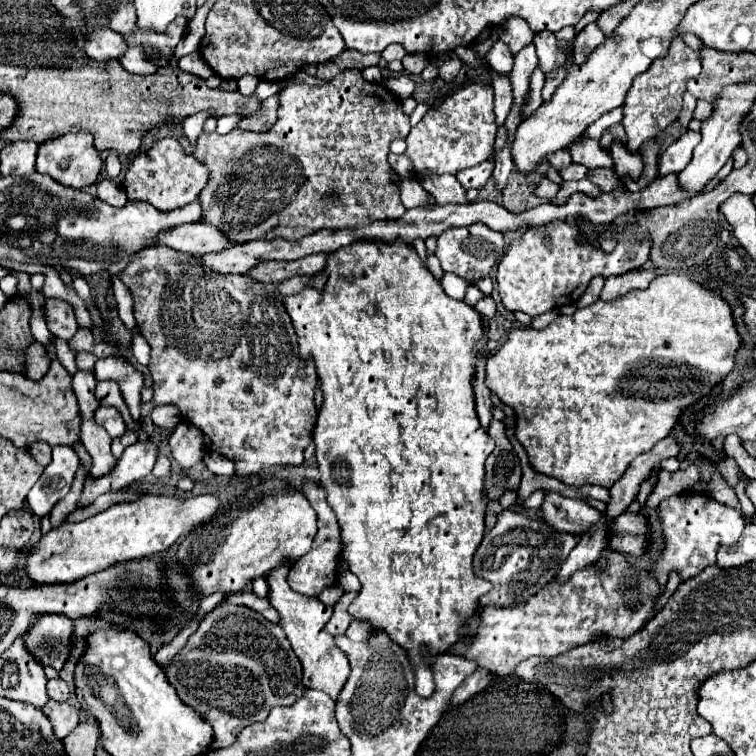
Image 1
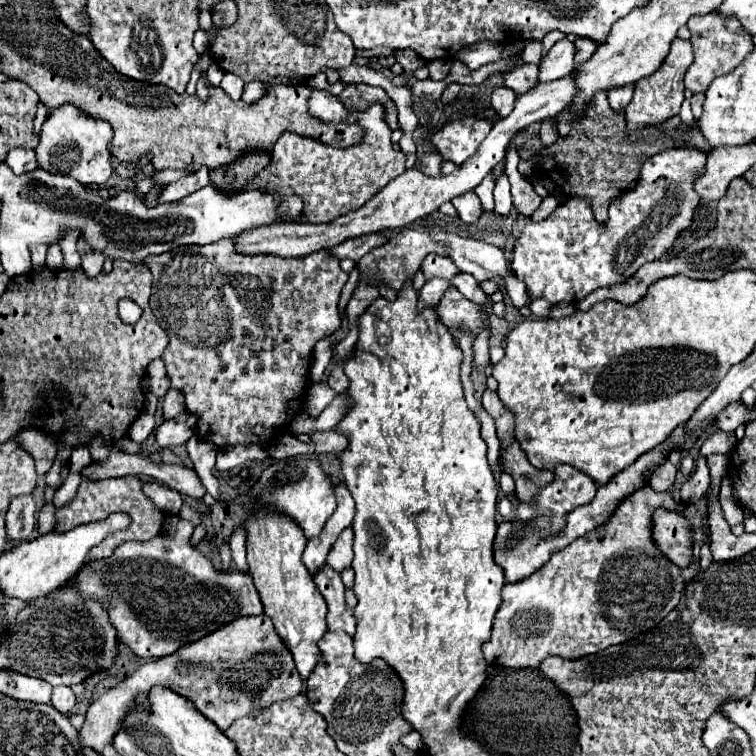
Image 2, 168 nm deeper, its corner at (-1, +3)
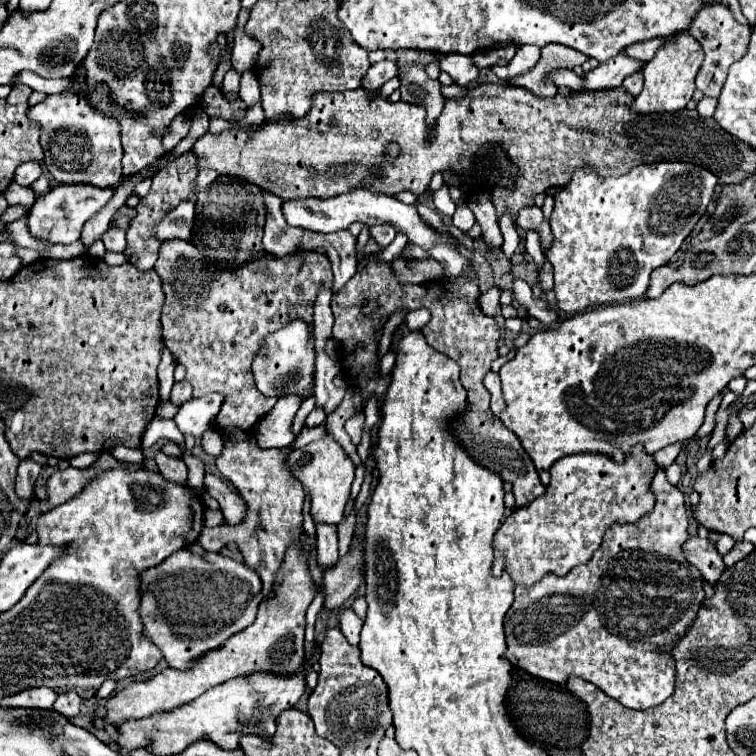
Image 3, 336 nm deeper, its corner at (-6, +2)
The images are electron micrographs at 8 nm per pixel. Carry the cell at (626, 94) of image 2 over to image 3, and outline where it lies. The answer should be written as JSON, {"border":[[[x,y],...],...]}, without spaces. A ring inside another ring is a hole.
{"border":[[[637,72],[637,74],[629,76],[629,78],[625,78],[625,80],[623,80],[623,86],[627,88],[629,94],[637,96],[637,94],[643,90],[643,76],[641,76],[641,72]]]}

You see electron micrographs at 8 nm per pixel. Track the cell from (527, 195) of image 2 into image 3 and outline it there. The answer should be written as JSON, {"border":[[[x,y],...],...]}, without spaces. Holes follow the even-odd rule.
{"border":[[[531,206],[531,208],[523,208],[517,216],[517,226],[523,230],[535,230],[539,232],[539,240],[541,240],[541,250],[545,252],[545,248],[549,248],[549,244],[553,244],[553,234],[549,228],[547,218],[543,216],[541,208]]]}

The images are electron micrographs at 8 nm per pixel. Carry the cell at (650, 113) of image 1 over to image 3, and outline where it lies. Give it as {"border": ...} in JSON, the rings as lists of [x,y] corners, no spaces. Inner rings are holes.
{"border":[[[681,32],[673,36],[669,42],[665,42],[651,62],[645,64],[643,76],[645,76],[645,88],[635,98],[631,110],[647,114],[647,112],[677,112],[687,106],[687,102],[693,98],[695,92],[695,76],[699,72],[703,60],[701,44],[689,34]]]}

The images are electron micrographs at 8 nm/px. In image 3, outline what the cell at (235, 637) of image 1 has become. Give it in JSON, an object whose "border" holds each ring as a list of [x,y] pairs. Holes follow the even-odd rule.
{"border":[[[305,532],[301,540],[289,548],[285,560],[277,572],[279,598],[265,598],[259,604],[257,618],[245,630],[233,634],[225,646],[203,656],[191,670],[167,668],[147,682],[135,682],[129,688],[113,694],[107,700],[107,720],[109,724],[121,724],[123,720],[145,718],[155,712],[167,712],[171,708],[183,706],[213,686],[219,686],[235,676],[245,676],[249,672],[265,670],[275,674],[289,674],[303,666],[303,632],[305,632],[305,612],[317,594],[317,584],[309,572],[309,554],[317,548],[317,540],[309,538]]]}

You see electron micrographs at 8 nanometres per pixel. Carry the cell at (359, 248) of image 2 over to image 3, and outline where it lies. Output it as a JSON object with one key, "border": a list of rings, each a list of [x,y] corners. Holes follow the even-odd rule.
{"border":[[[381,224],[381,226],[371,226],[371,236],[377,240],[377,244],[381,246],[389,246],[393,242],[397,232],[393,232],[393,228],[389,228],[389,224]]]}

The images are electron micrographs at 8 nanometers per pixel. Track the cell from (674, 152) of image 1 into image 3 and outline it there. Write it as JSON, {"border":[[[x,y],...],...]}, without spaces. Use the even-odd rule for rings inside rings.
{"border":[[[687,162],[643,164],[617,178],[603,178],[593,166],[577,168],[571,182],[555,194],[551,214],[555,242],[547,260],[555,270],[559,310],[571,314],[593,304],[641,298],[651,272],[669,264],[705,214],[715,186],[715,174]]]}

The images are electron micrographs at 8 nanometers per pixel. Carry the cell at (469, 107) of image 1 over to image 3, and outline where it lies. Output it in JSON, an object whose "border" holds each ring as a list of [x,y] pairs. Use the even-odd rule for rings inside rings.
{"border":[[[445,184],[441,190],[437,190],[435,194],[433,194],[433,204],[435,204],[435,208],[437,208],[437,212],[441,212],[441,214],[445,214],[445,216],[453,216],[453,212],[455,212],[455,202],[451,200],[451,196],[449,196],[449,184]]]}

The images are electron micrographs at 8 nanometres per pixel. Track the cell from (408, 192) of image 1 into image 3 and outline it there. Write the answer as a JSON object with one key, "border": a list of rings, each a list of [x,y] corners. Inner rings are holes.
{"border":[[[457,206],[451,222],[453,222],[453,226],[459,228],[461,232],[467,232],[467,230],[475,224],[475,216],[473,216],[473,212],[471,212],[467,206]]]}

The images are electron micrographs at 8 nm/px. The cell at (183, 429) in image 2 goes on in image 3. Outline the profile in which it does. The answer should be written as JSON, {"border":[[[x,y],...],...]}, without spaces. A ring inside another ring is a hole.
{"border":[[[209,394],[201,398],[191,398],[185,404],[181,404],[175,422],[183,434],[193,434],[195,438],[201,438],[201,434],[215,424],[215,416],[221,408],[225,398],[221,394]]]}

